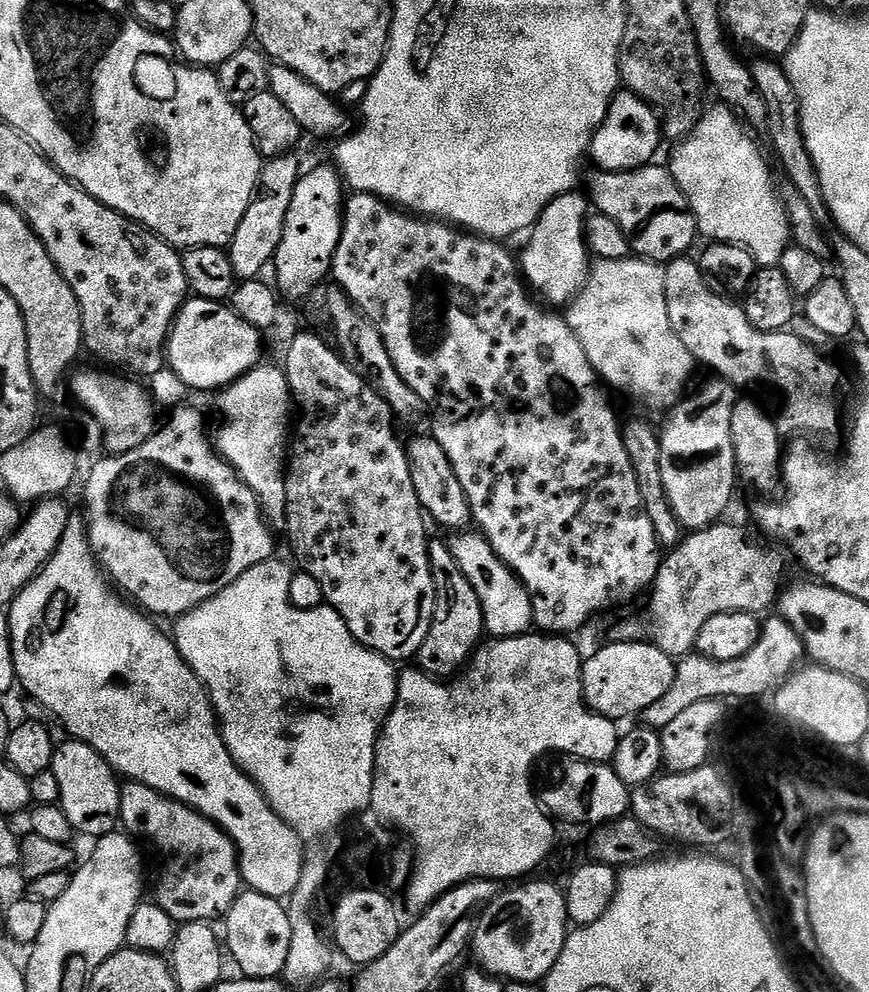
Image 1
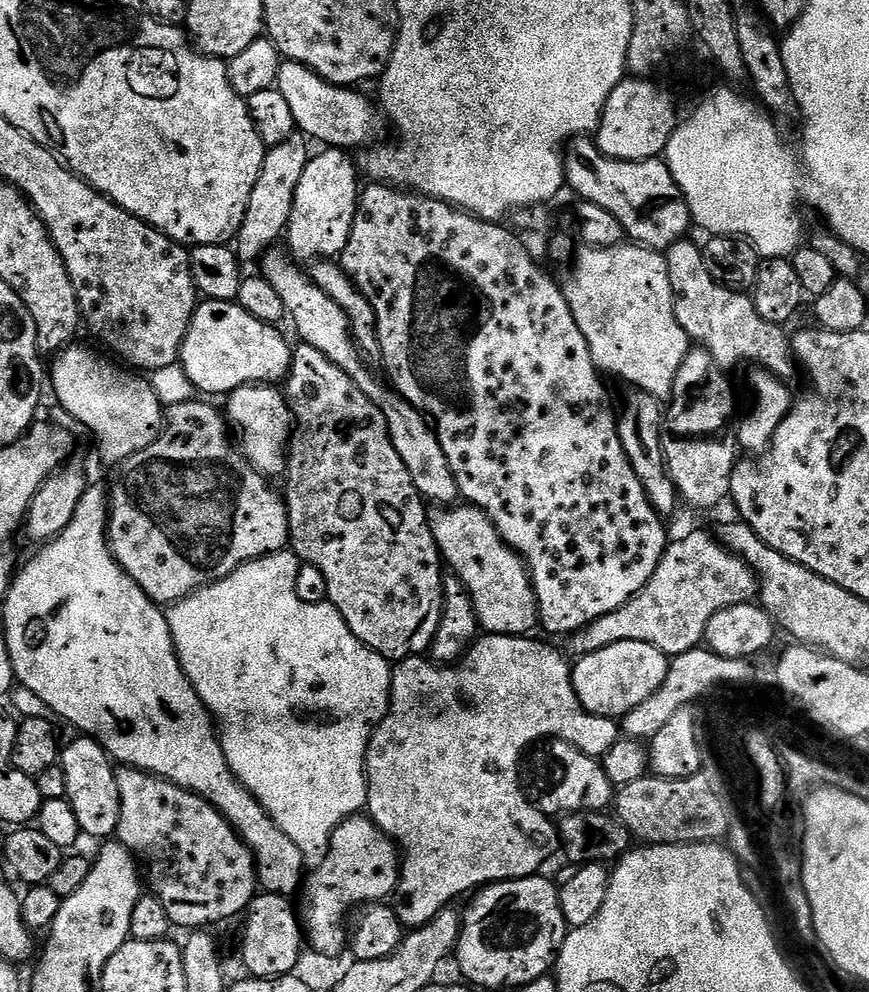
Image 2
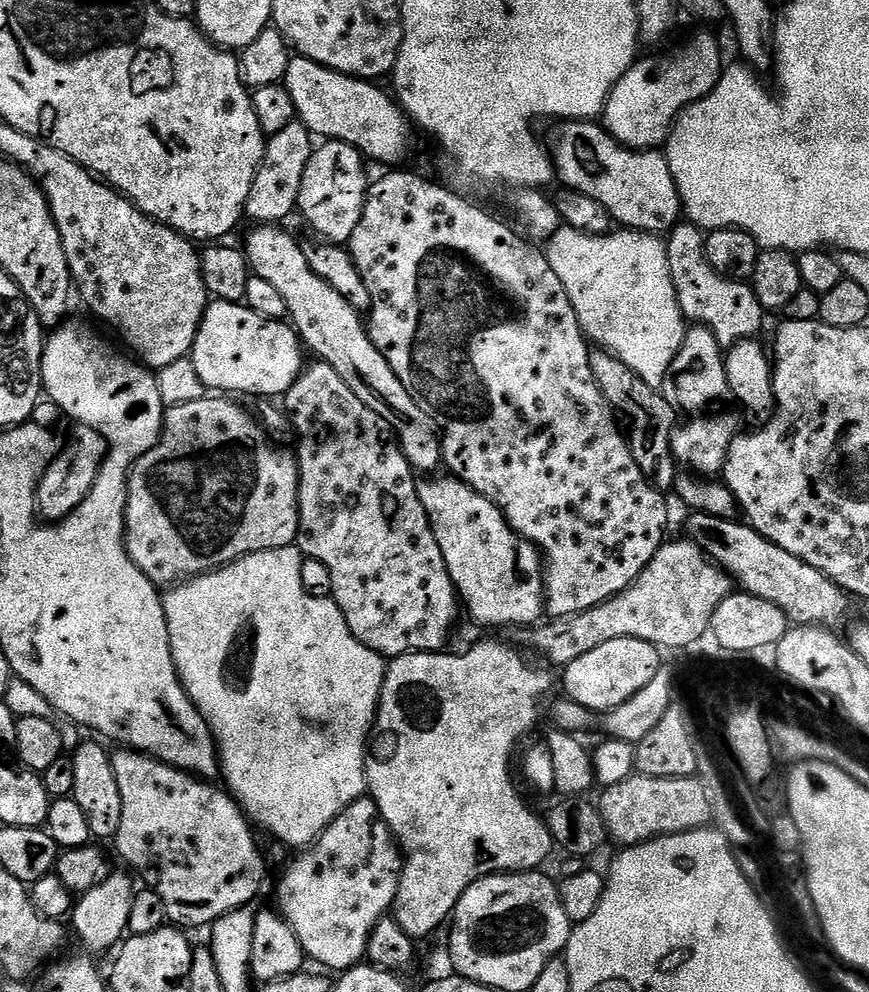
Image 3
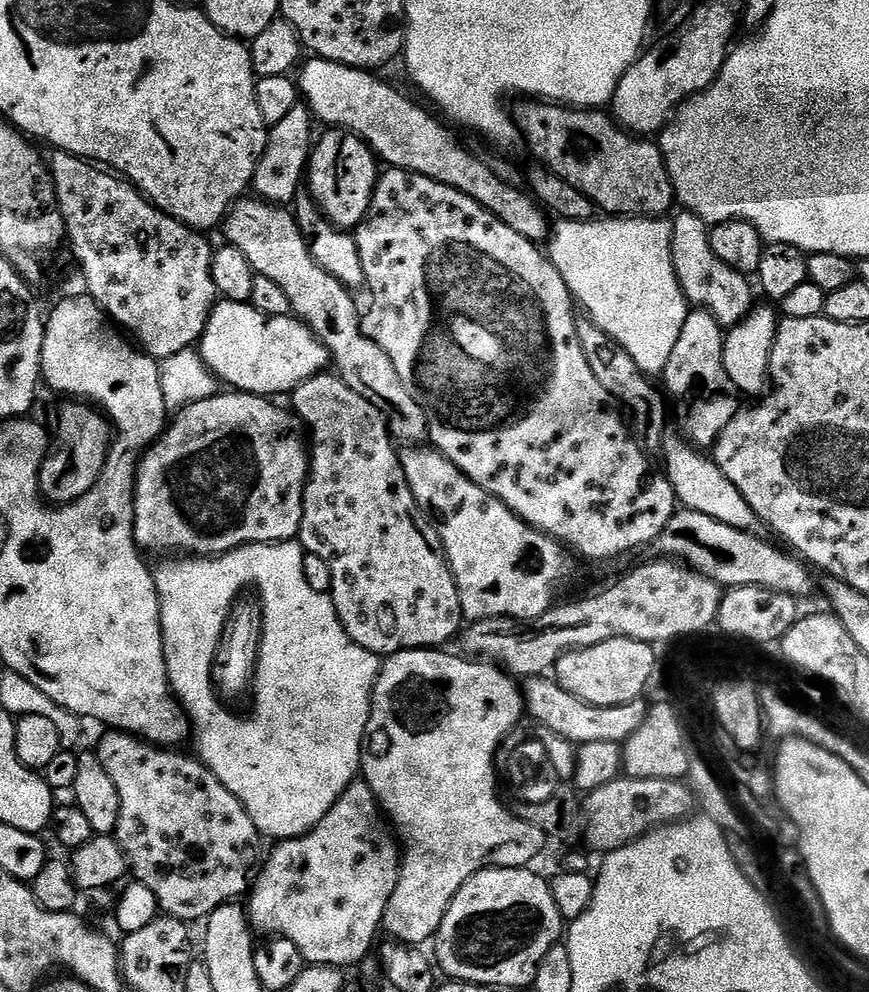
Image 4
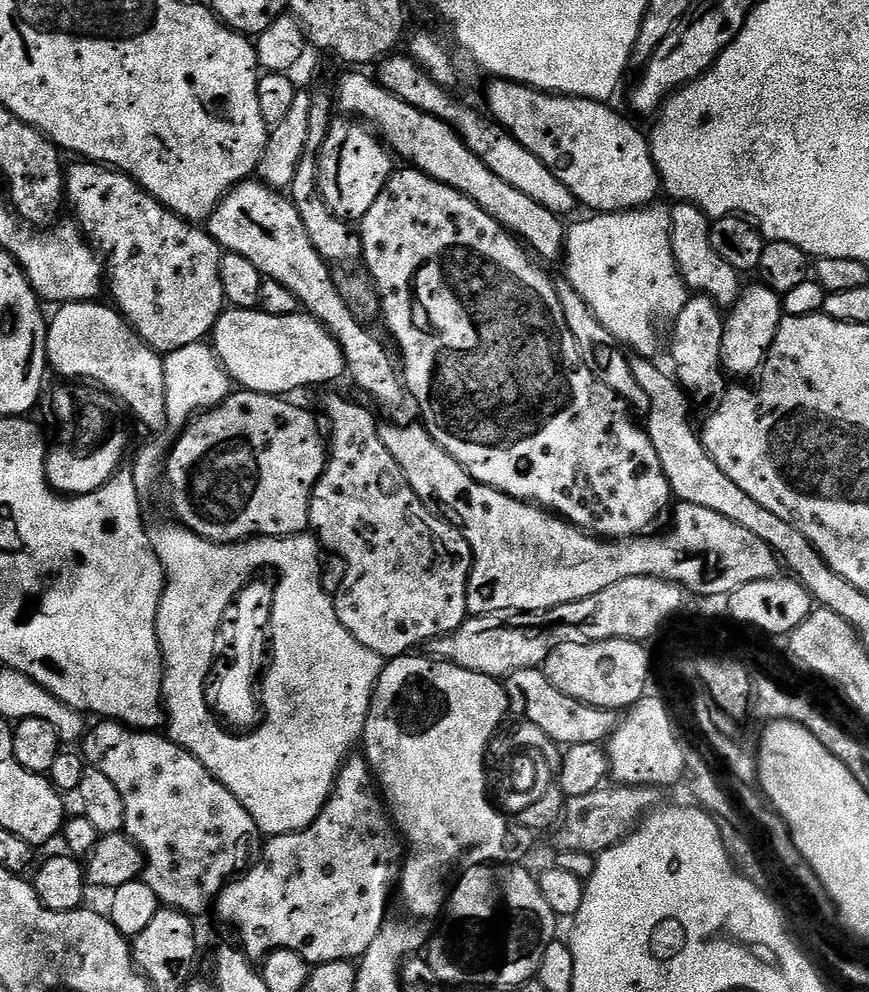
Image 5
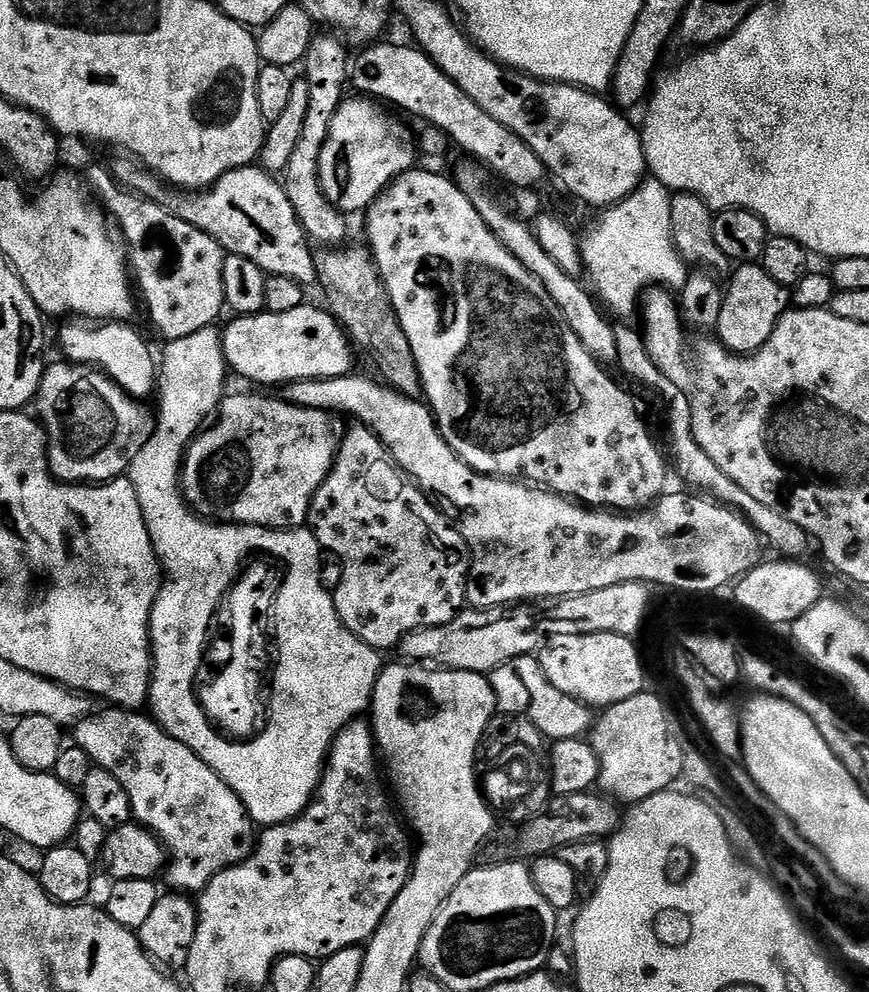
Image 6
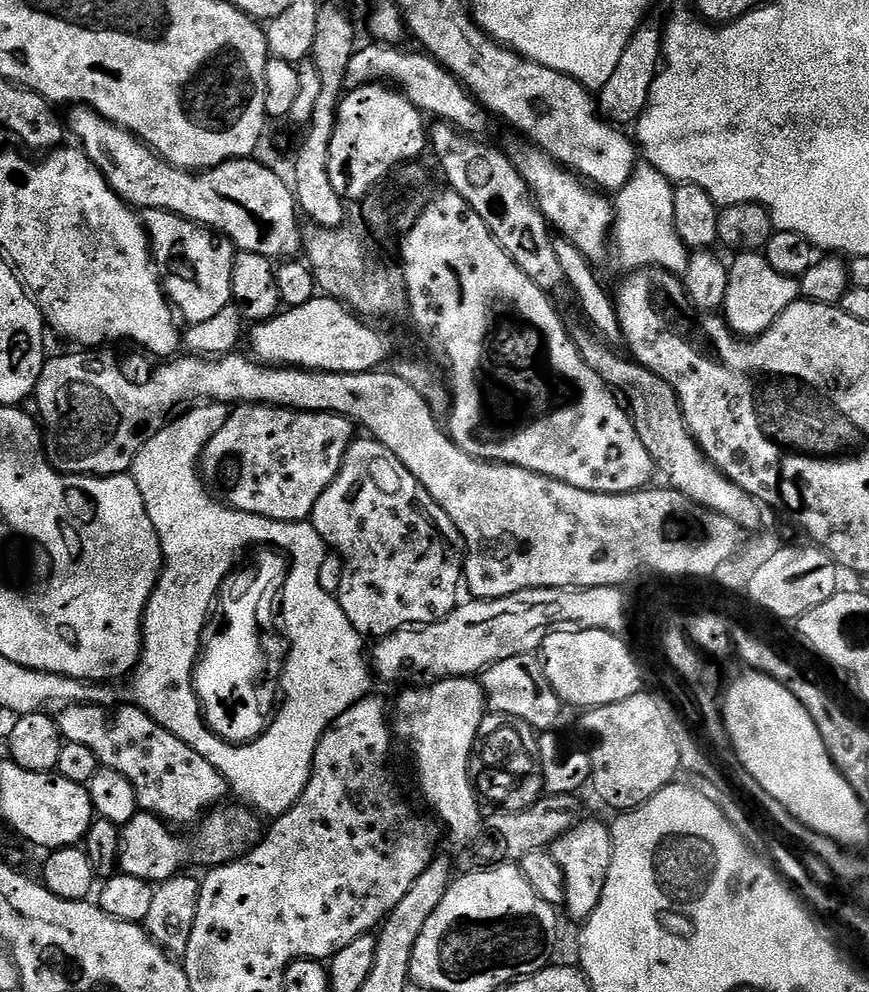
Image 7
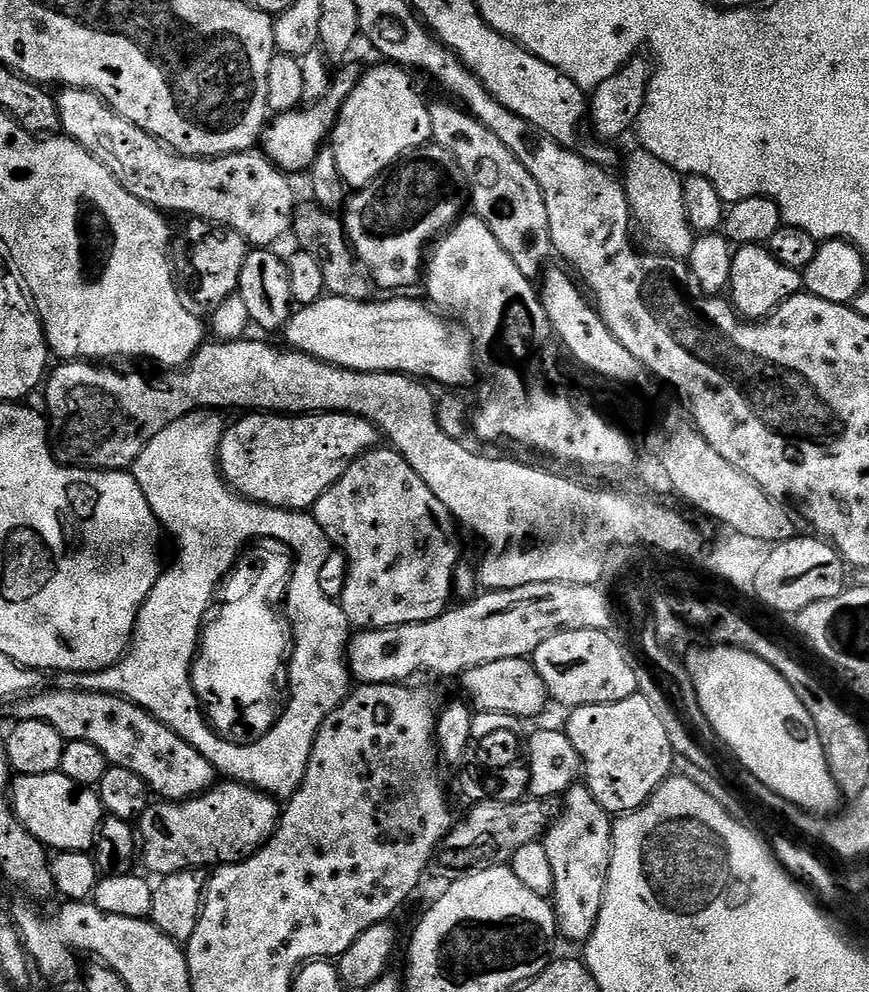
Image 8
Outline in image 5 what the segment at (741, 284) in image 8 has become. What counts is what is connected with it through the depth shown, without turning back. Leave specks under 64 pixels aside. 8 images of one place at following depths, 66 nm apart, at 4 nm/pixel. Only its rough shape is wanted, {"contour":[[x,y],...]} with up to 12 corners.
{"contour":[[755,282],[727,309],[721,365],[755,377],[784,316]]}

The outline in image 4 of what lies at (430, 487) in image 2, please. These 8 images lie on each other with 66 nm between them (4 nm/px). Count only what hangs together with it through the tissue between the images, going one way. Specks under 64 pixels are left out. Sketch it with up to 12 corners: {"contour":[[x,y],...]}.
{"contour":[[237,200],[222,233],[290,300],[393,441],[426,414],[360,328],[353,293],[311,256],[291,211]]}

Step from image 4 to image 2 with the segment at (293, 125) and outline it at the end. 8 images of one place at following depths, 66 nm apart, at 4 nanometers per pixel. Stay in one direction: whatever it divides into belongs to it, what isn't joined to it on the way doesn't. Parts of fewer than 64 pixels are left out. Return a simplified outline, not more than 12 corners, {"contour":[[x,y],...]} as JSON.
{"contour":[[294,134],[265,151],[234,237],[259,261],[285,235],[309,141]]}

